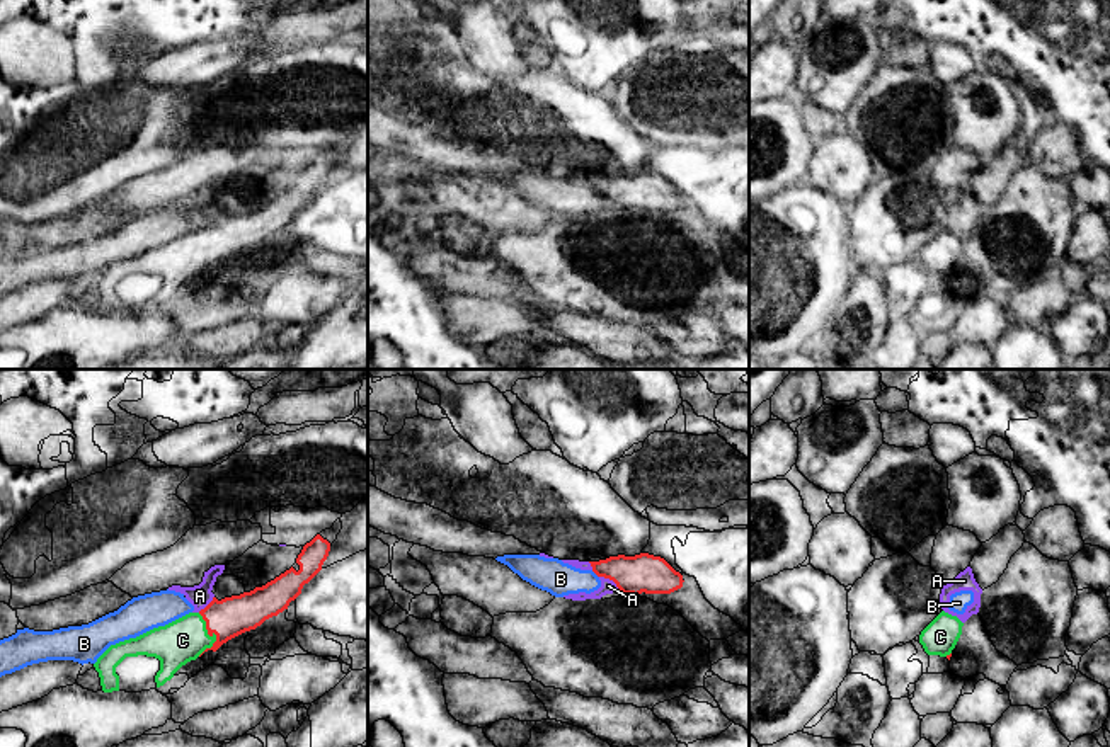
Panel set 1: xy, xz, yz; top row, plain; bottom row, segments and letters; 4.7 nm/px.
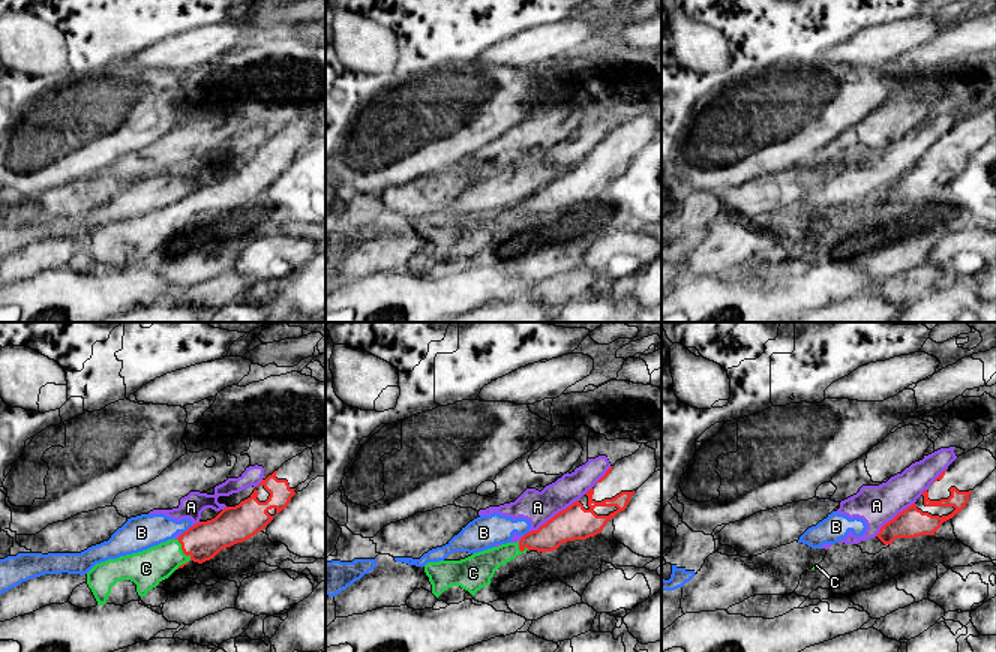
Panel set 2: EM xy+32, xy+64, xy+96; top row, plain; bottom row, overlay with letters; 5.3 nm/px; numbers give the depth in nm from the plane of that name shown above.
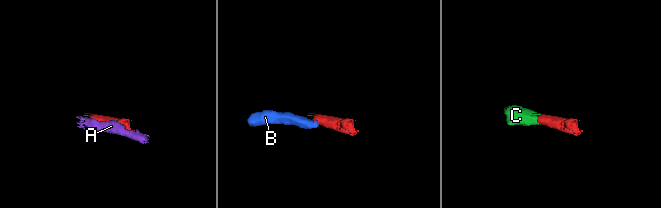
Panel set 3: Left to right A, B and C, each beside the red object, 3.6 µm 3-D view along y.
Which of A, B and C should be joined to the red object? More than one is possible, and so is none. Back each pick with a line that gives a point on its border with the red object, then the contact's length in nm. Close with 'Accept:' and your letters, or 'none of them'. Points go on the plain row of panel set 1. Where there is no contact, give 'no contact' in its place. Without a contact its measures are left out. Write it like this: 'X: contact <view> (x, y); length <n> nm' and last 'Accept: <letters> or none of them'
C: contact xy (211, 254); length 200 nm
Accept: C

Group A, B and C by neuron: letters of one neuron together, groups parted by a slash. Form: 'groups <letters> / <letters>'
groups A B / C

